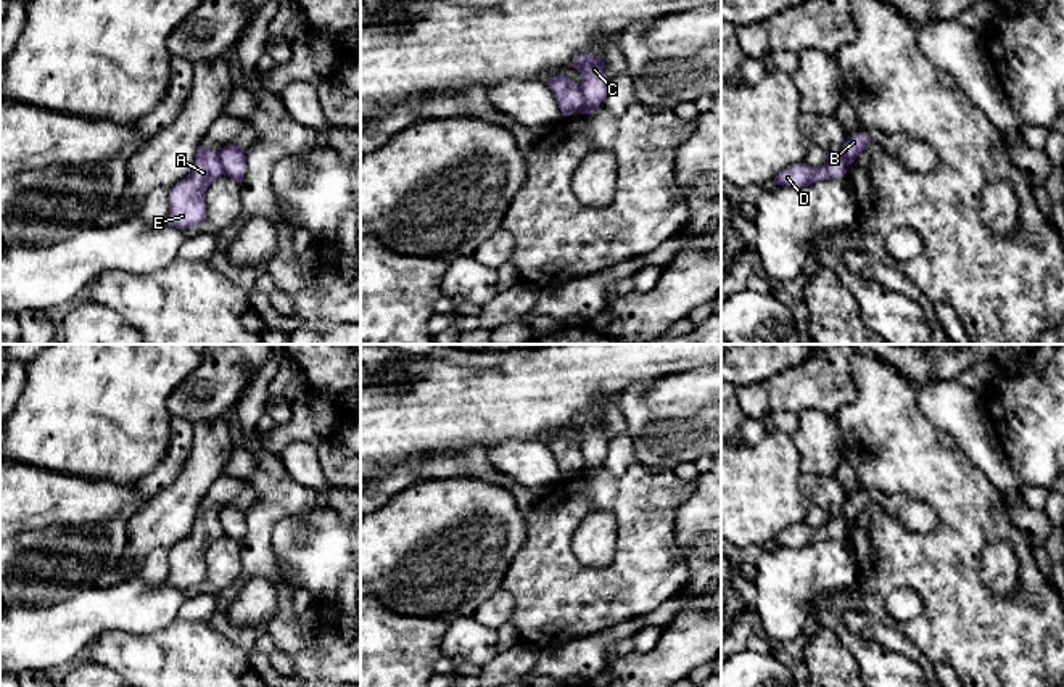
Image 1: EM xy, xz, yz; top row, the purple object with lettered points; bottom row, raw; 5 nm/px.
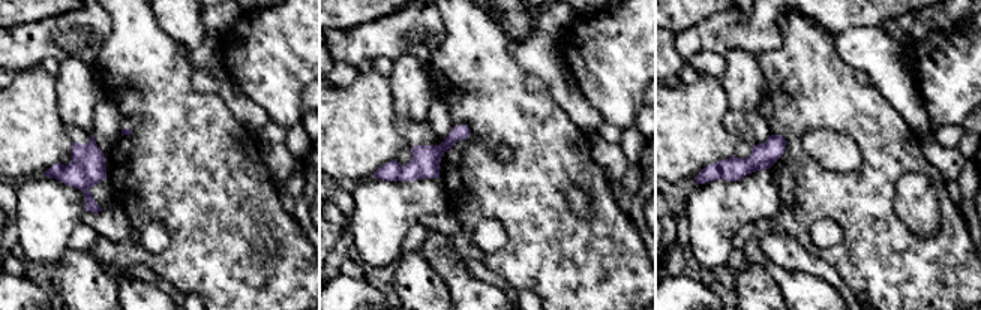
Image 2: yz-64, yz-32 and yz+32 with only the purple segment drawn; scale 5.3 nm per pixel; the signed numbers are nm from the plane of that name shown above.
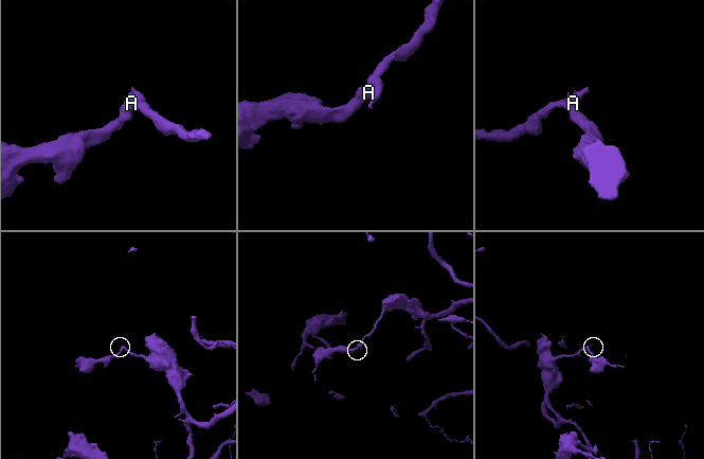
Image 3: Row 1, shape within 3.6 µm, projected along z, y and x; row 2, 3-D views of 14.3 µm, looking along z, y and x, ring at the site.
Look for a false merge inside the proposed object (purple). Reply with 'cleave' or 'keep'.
cleave

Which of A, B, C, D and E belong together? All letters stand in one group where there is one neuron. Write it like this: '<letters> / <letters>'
A E / B C D

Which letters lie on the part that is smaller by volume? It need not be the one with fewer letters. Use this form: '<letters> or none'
A, E

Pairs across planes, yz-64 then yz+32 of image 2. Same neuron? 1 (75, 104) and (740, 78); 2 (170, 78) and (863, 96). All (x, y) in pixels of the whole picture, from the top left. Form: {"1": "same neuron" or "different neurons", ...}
{"1": "same neuron", "2": "same neuron"}

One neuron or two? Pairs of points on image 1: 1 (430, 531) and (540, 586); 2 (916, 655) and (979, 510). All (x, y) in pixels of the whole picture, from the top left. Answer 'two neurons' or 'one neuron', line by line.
1: two neurons
2: two neurons

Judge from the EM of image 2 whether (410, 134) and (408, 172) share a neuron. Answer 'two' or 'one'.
one

